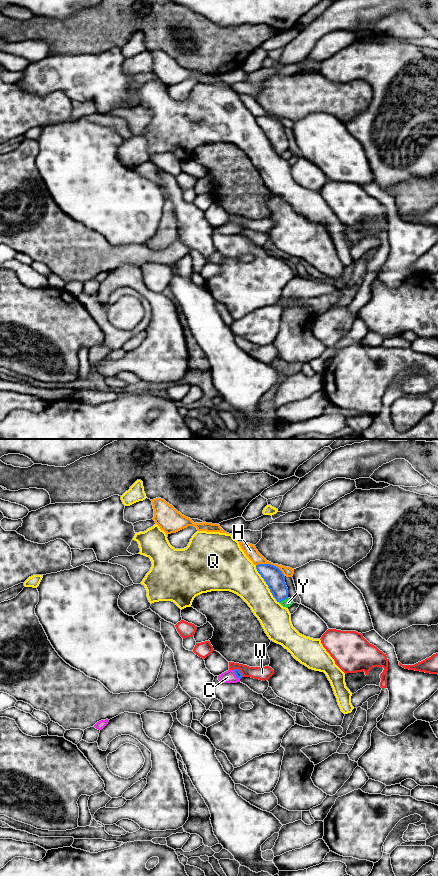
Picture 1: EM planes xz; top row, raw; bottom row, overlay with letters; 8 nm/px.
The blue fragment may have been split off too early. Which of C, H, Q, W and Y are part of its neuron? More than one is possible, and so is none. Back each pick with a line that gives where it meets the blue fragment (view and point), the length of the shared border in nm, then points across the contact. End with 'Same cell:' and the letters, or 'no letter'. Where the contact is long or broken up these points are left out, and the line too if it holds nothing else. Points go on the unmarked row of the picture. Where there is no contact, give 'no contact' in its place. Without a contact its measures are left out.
C: xz (235, 226) | 100 nm | across xz (237, 224), (235, 226), (227, 229)
Same cell: C

